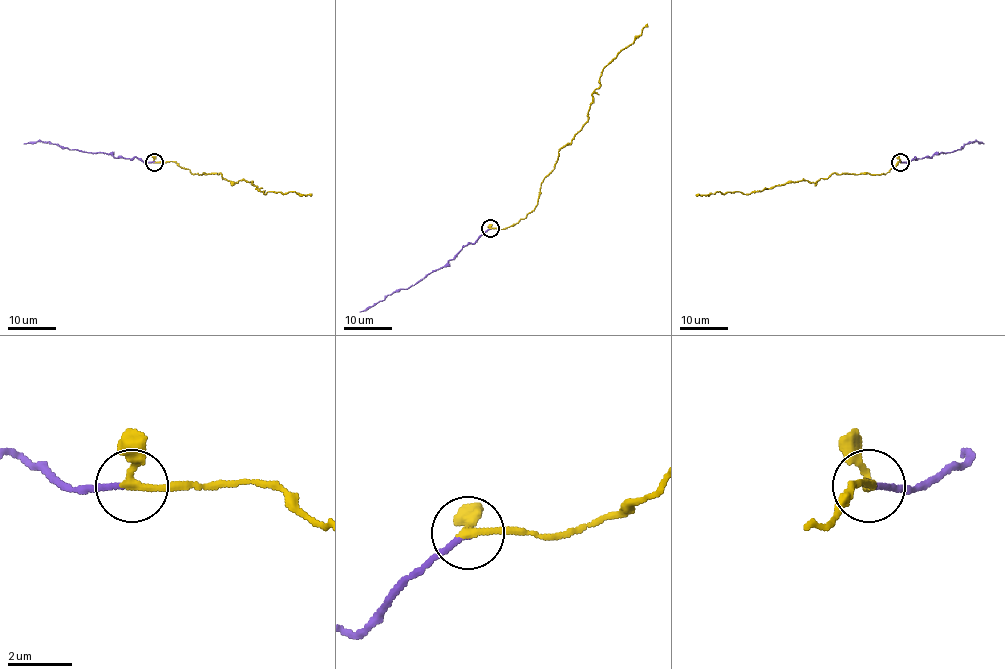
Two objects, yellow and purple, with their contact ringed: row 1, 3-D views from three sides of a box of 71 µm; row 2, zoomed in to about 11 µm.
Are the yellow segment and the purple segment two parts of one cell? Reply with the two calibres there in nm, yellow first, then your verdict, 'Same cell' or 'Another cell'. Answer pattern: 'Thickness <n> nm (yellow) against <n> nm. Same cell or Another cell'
Thickness 240 nm (yellow) against 150 nm. Same cell

